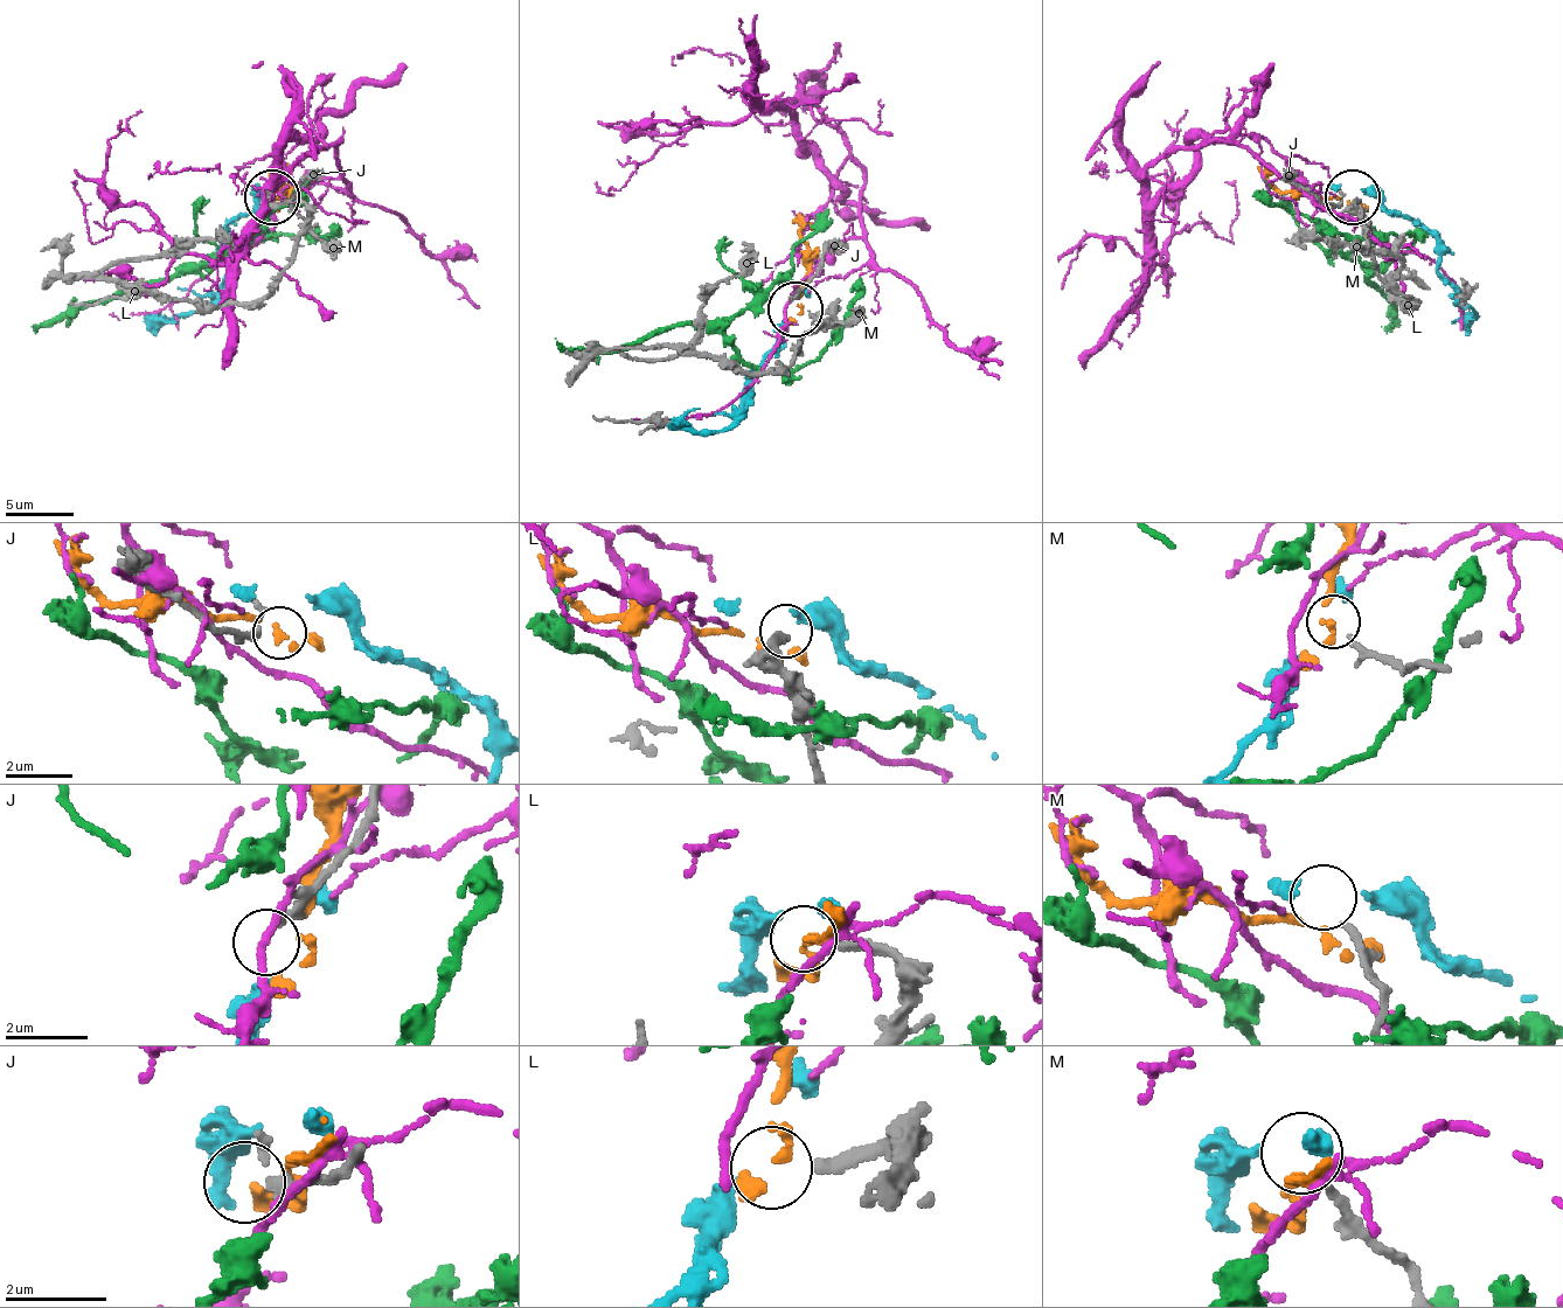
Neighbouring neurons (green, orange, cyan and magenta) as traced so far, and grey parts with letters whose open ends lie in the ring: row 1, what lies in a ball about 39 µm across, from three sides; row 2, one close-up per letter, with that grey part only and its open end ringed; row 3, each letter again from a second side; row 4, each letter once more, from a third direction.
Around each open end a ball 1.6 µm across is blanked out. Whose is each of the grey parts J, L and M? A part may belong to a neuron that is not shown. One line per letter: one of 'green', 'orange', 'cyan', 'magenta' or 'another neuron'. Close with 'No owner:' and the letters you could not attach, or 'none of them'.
J: another neuron
L: orange
M: another neuron
No owner: J, M

